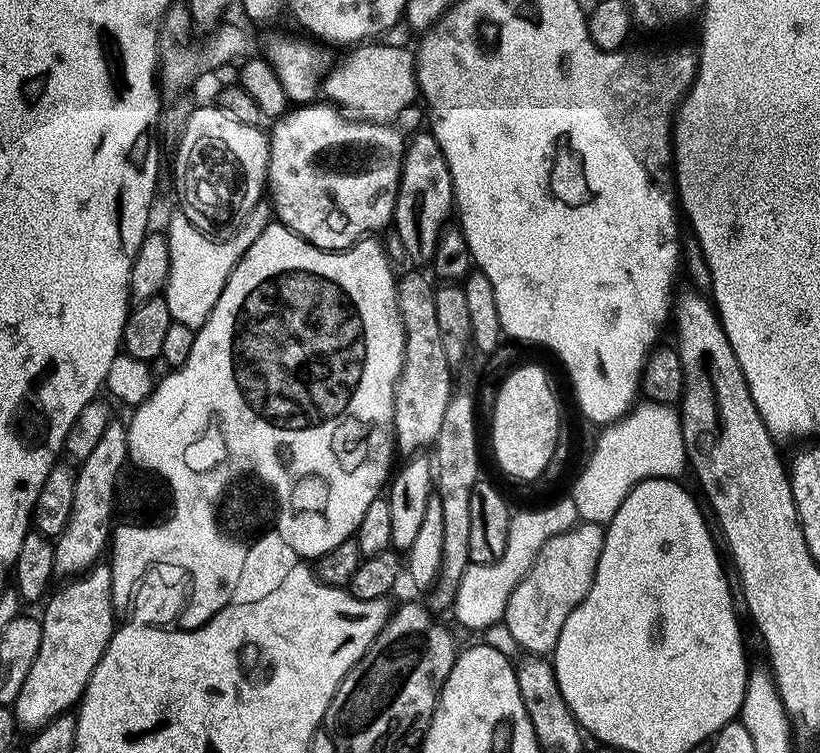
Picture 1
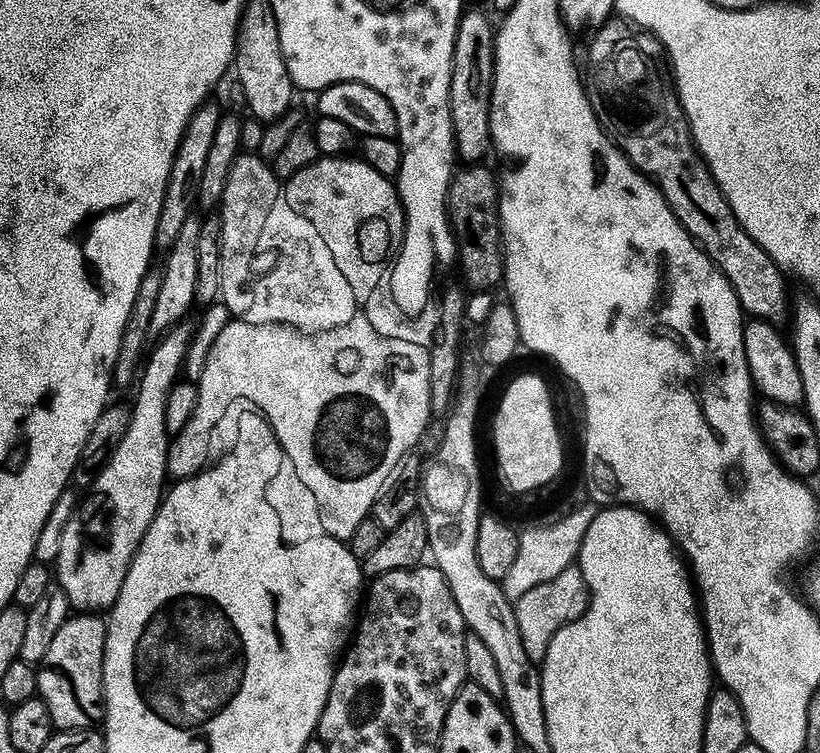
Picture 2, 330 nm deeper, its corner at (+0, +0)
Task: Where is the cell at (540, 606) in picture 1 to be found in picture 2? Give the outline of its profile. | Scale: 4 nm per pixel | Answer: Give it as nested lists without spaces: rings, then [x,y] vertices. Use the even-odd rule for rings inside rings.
[[[574,562],[562,574],[550,578],[550,582],[542,582],[542,586],[534,586],[534,590],[526,590],[522,598],[514,601],[518,634],[522,636],[522,647],[527,656],[537,662],[546,658],[546,650],[550,650],[550,642],[562,626],[574,622],[588,608],[590,593],[588,583],[582,574],[579,563]]]

